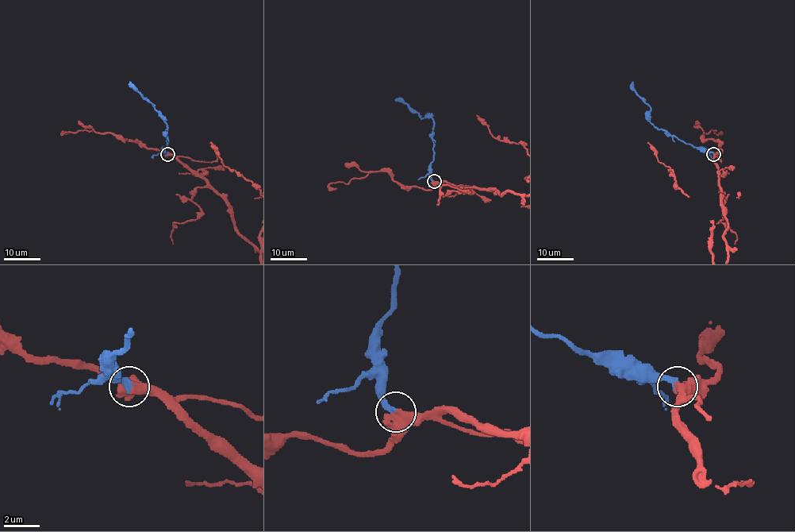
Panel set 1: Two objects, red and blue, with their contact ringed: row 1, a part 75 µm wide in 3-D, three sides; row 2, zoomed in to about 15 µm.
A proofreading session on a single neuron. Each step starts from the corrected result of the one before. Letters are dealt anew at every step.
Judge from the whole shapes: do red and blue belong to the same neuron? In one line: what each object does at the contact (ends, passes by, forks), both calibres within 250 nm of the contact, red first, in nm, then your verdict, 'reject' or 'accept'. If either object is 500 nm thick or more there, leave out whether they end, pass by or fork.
600 nm thick on the red side, 380 nm on the other; accept

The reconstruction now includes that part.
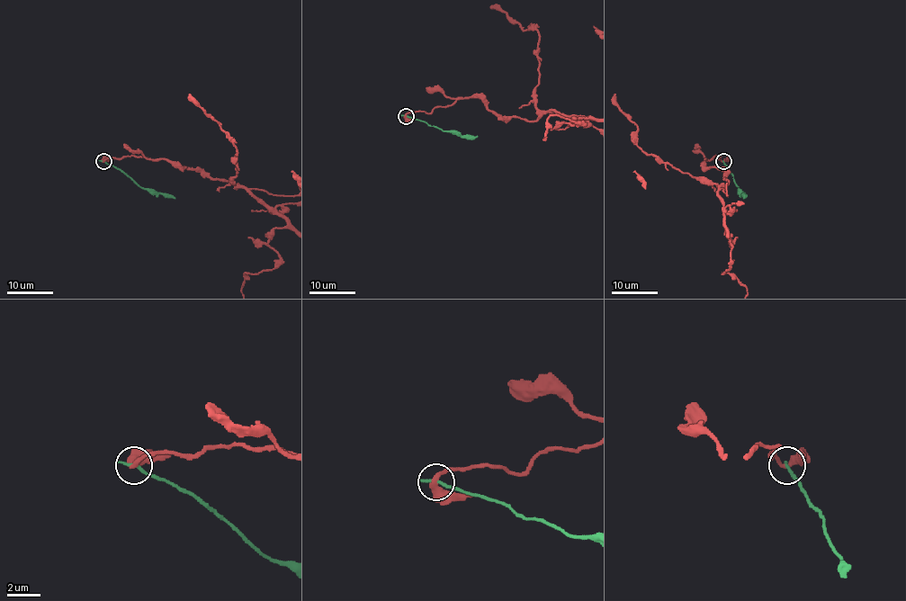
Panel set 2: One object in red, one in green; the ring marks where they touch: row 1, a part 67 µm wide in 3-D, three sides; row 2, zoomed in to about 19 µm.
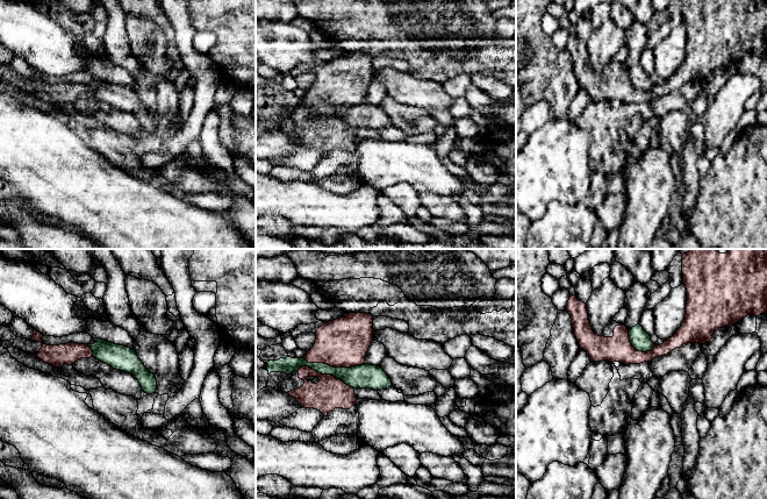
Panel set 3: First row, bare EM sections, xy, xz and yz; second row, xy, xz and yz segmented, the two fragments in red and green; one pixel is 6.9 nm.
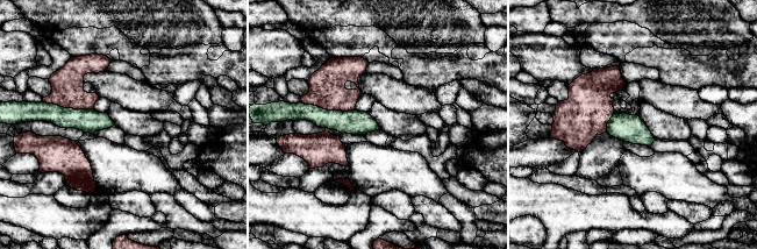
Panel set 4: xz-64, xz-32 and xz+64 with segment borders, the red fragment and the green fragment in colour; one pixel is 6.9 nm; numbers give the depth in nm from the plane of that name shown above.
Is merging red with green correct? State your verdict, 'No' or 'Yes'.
No

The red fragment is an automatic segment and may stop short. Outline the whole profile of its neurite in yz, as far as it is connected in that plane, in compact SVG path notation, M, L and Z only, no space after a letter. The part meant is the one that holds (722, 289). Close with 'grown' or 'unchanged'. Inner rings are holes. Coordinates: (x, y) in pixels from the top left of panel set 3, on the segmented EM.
M691 249L682 255L682 276L687 288L684 320L672 337L660 345L654 344L653 349L647 352L636 350L630 342L629 329L614 320L604 328L602 336L596 335L590 327L586 304L576 295L571 295L566 311L571 315L580 349L583 349L593 362L619 362L626 365L650 363L654 357L665 356L686 343L708 343L718 328L736 325L747 315L767 314L767 249L727 249L726 254L719 254L717 249Z; grown

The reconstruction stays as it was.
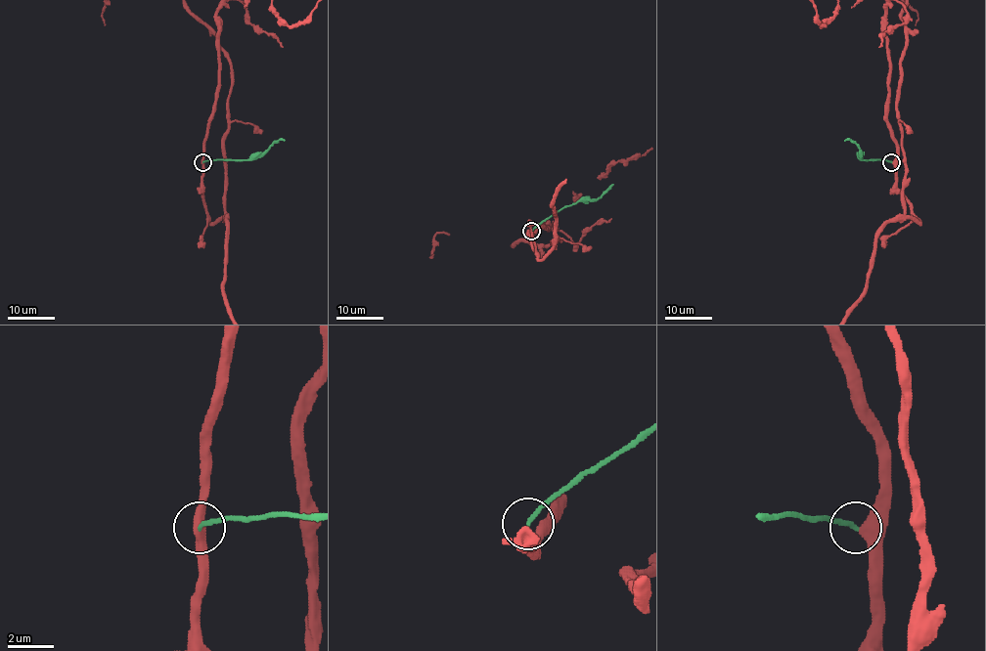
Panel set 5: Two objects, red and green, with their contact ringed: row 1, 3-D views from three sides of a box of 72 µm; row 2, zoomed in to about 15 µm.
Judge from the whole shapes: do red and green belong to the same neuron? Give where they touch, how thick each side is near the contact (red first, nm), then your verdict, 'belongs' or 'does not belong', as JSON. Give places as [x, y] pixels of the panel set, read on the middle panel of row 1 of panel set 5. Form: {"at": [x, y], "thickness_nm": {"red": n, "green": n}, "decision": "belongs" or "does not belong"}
{"at": [531, 231], "thickness_nm": {"red": 400, "green": 190}, "decision": "belongs"}

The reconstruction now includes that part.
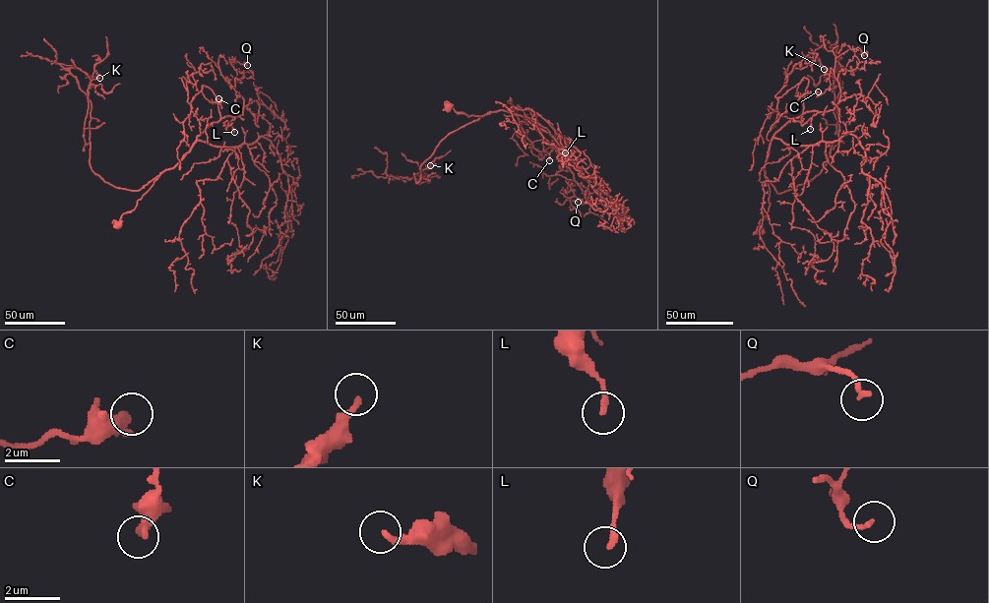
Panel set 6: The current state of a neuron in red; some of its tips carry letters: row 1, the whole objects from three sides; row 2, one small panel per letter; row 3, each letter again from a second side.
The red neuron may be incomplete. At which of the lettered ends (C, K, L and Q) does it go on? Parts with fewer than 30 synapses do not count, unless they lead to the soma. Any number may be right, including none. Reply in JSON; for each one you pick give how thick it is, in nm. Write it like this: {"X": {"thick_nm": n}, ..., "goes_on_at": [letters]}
{"goes_on_at": []}

